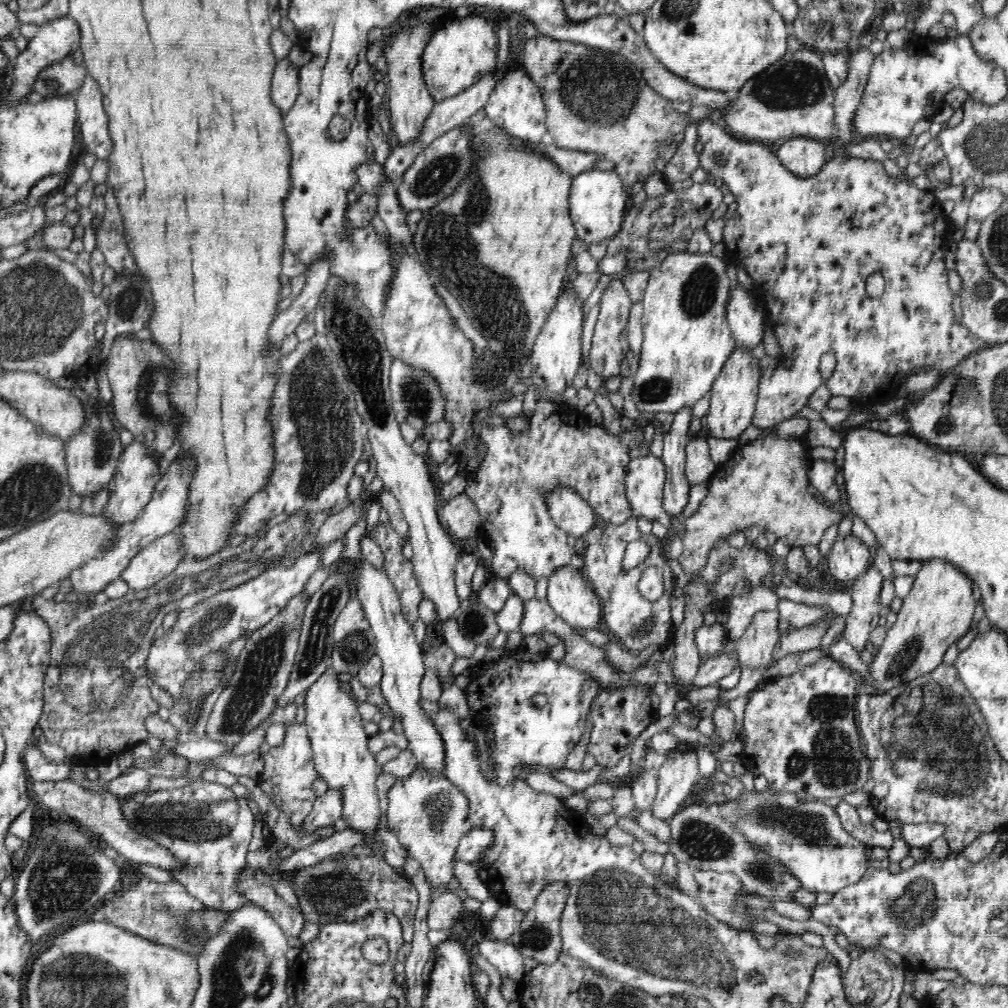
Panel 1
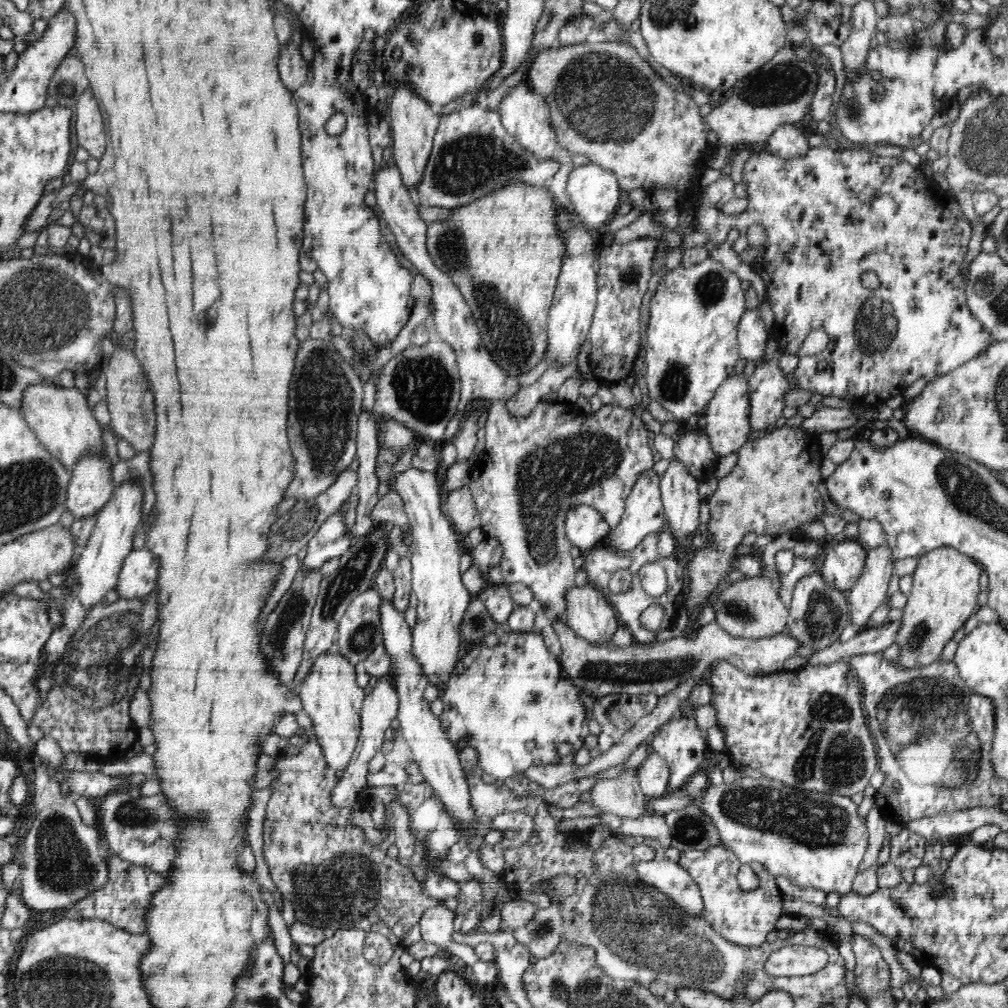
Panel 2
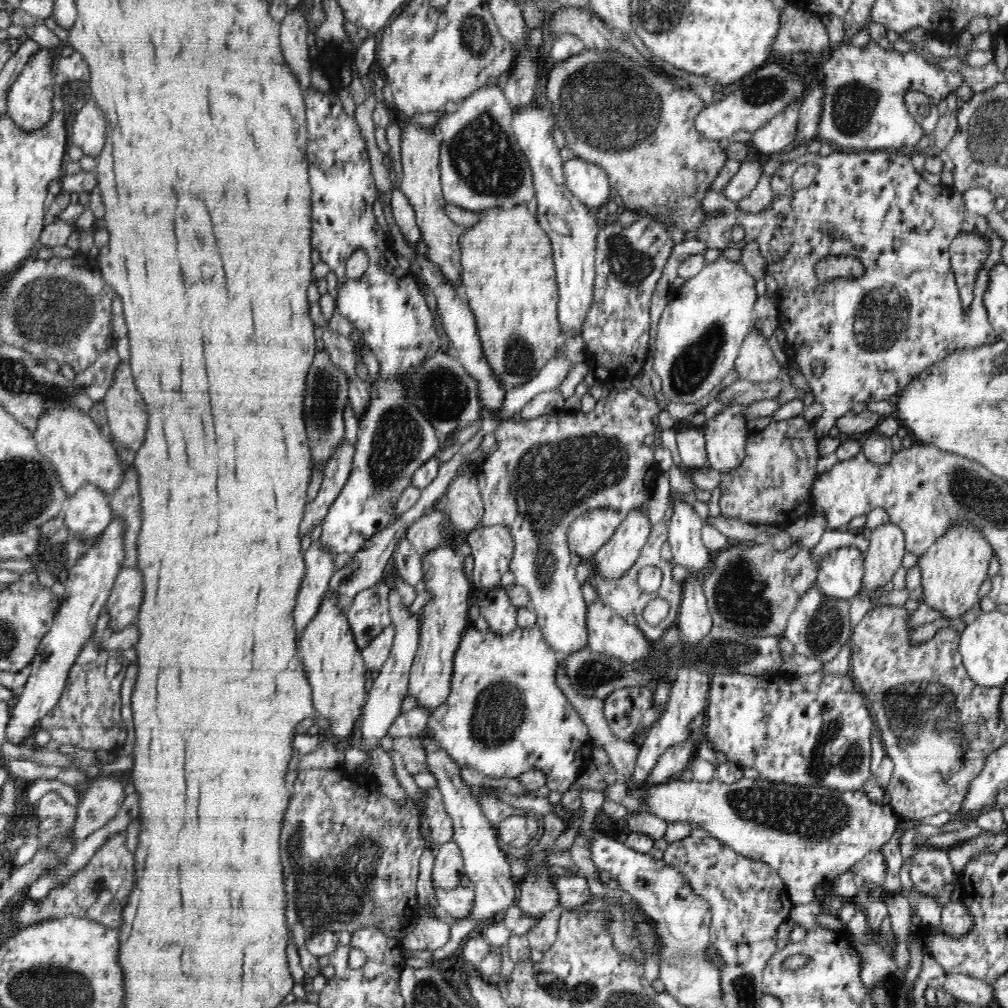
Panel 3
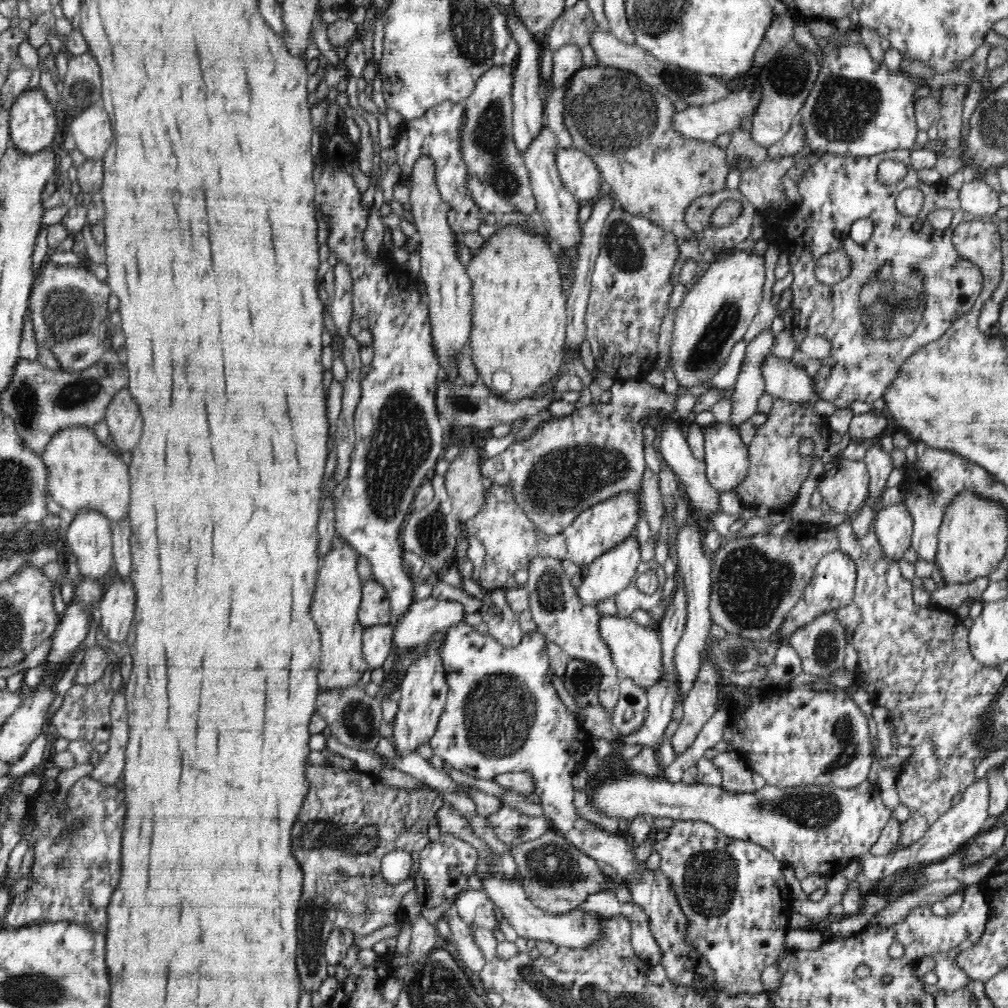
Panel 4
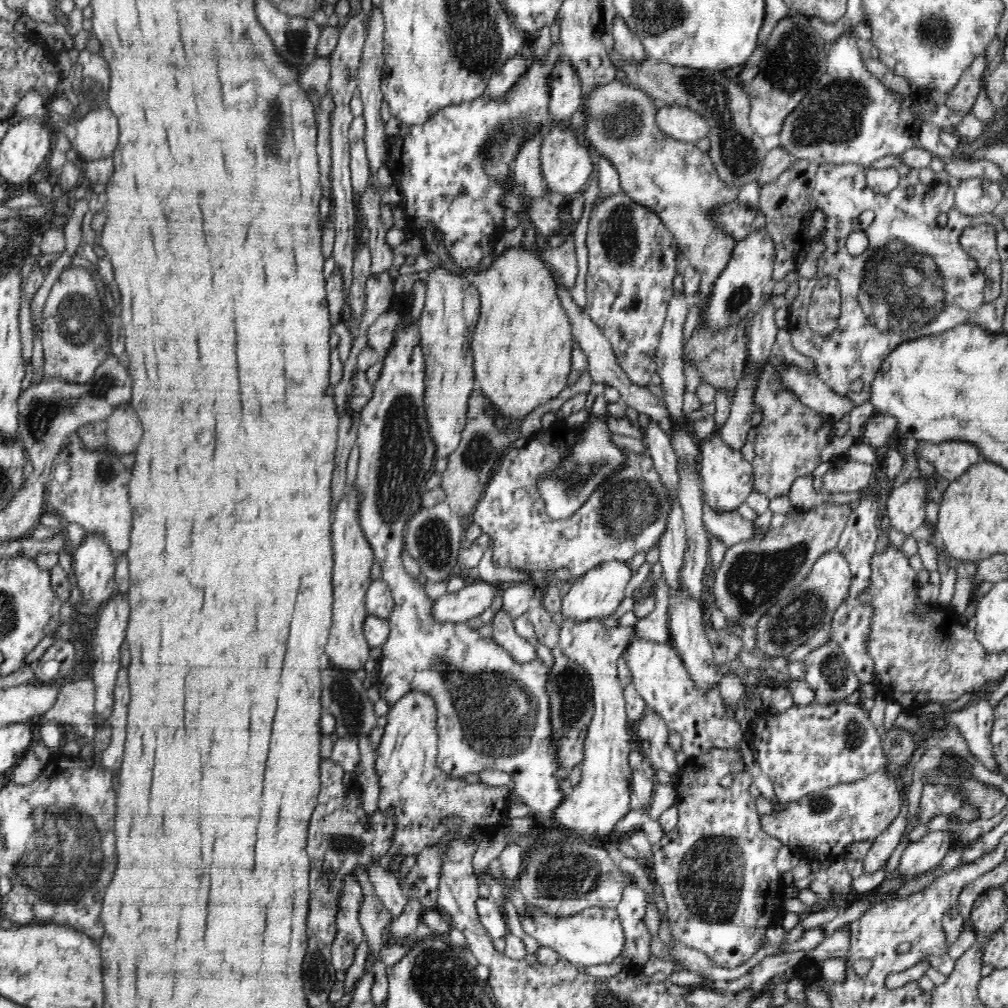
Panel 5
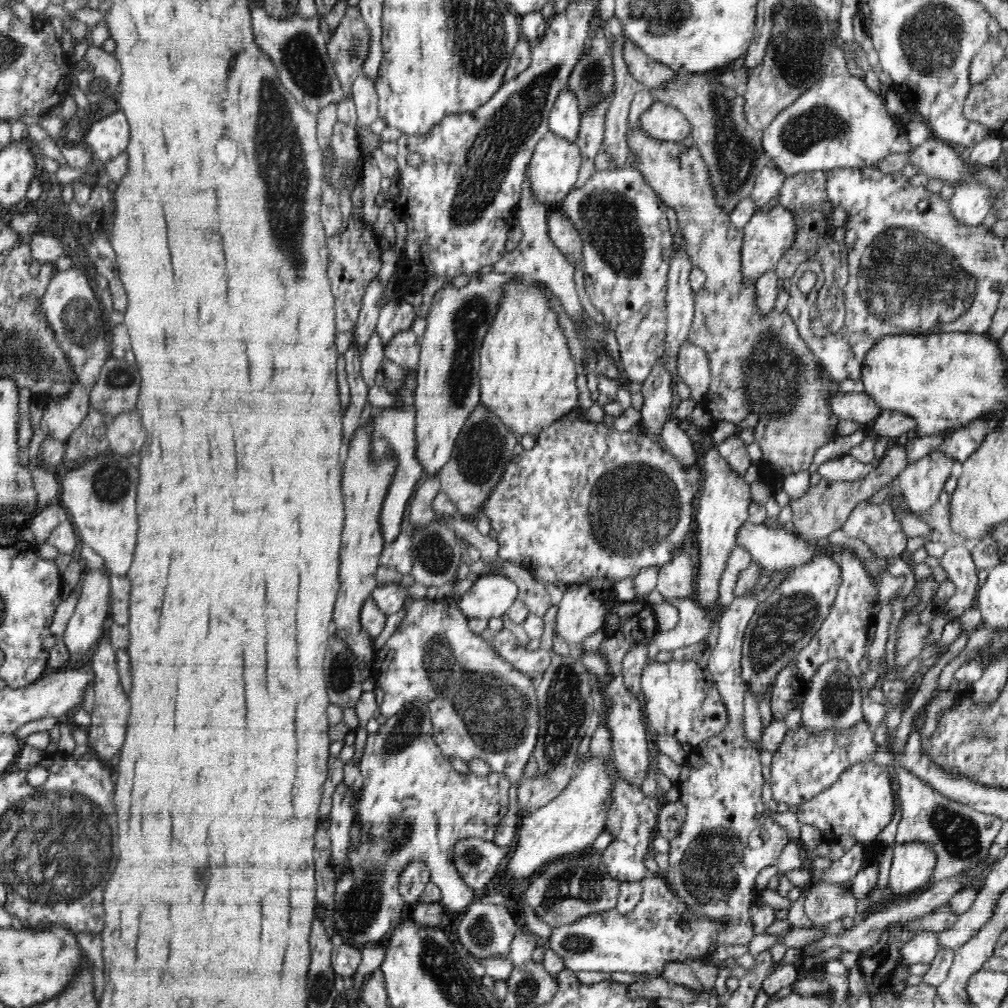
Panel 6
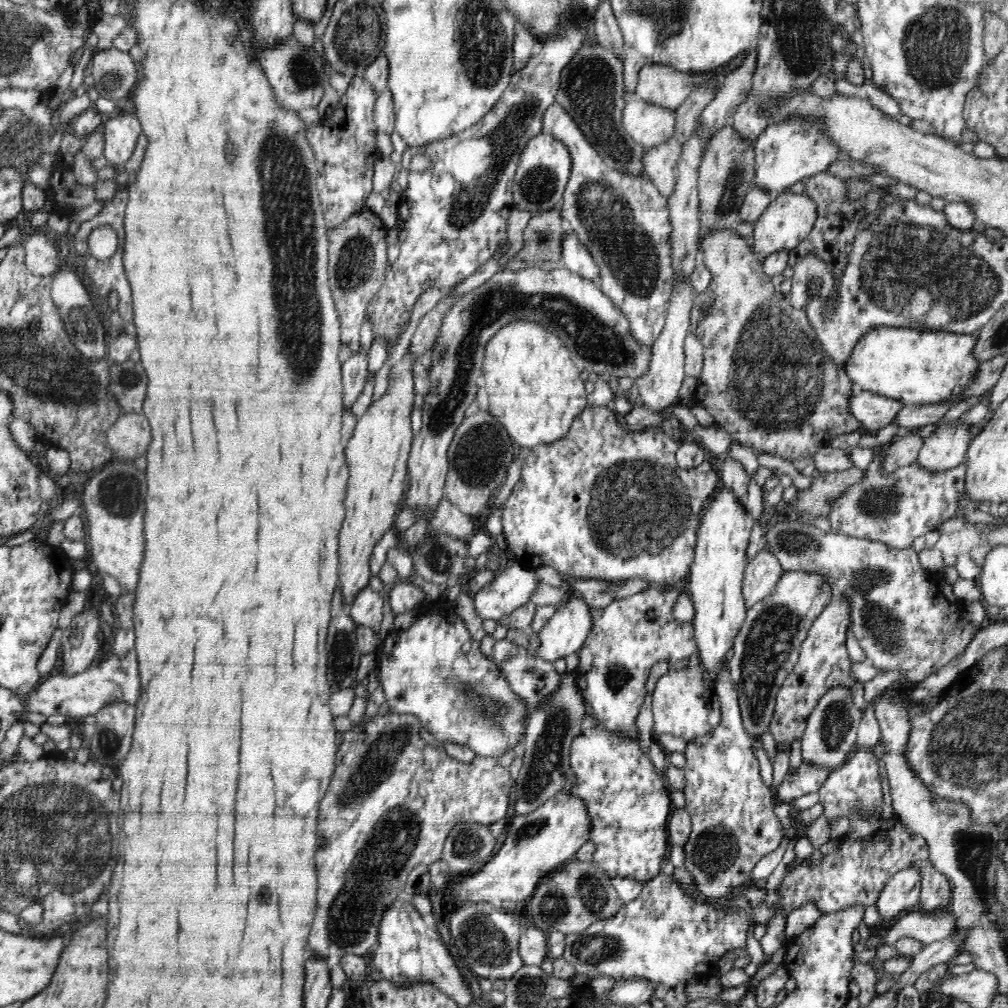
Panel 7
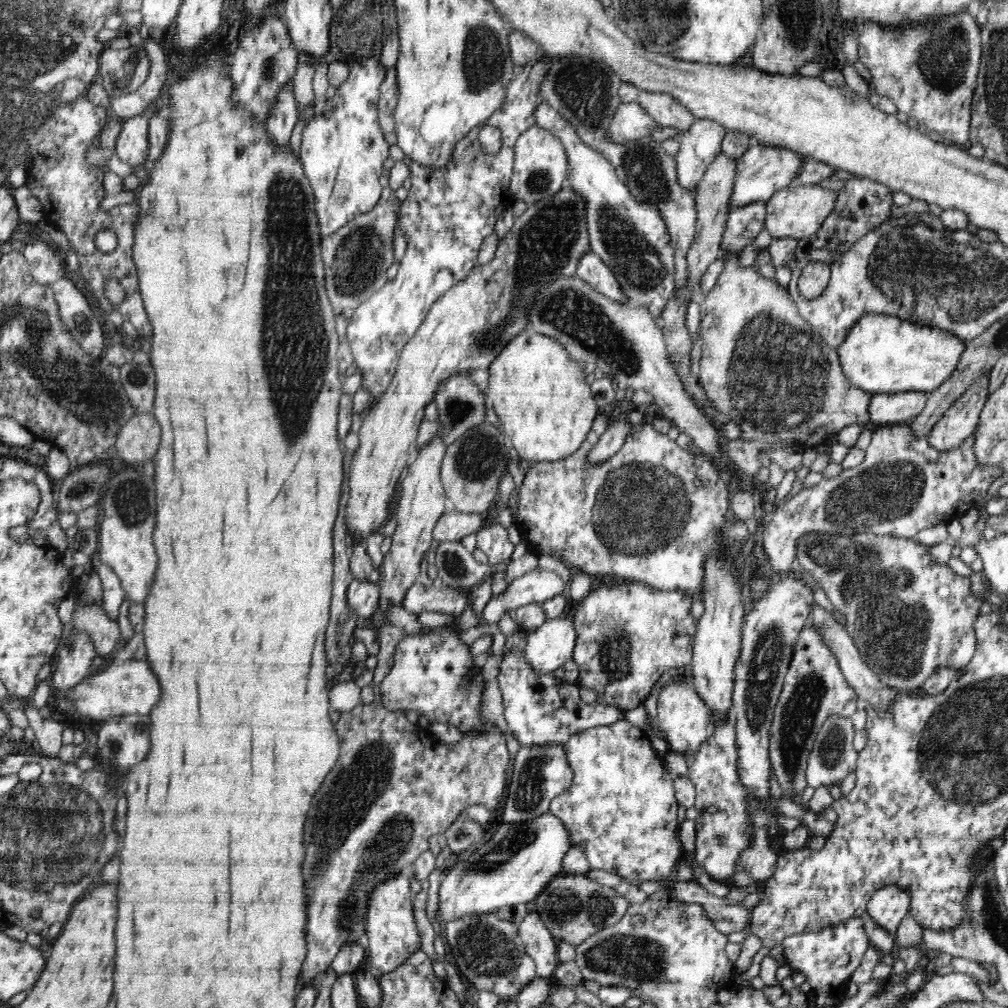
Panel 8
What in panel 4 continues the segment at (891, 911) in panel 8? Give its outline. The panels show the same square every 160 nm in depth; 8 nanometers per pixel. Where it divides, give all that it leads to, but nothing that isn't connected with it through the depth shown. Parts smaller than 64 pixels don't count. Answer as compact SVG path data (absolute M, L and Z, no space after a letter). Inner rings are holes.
M984 777L978 782L973 782L971 786L962 794L960 801L951 806L927 831L920 840L913 842L910 846L889 851L887 854L876 856L868 853L860 858L860 880L879 881L890 880L898 872L912 868L920 868L932 863L939 863L950 855L958 852L968 842L970 842L979 831L991 822L988 807L990 797L990 786L988 777Z

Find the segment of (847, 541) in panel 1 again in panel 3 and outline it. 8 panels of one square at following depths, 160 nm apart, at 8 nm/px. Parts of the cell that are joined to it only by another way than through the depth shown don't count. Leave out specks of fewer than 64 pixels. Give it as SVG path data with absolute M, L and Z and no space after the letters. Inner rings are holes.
M854 546L827 553L819 563L815 581L821 594L847 601L858 597L864 578L864 560L865 554Z

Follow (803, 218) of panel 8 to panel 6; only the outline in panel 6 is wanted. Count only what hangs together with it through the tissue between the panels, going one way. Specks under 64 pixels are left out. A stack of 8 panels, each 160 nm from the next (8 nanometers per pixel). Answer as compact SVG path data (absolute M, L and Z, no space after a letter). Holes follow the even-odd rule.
M779 204L765 213L755 212L743 228L741 246L741 278L743 282L755 284L756 280L770 269L774 269L782 255L788 250L795 239L795 216L792 211Z

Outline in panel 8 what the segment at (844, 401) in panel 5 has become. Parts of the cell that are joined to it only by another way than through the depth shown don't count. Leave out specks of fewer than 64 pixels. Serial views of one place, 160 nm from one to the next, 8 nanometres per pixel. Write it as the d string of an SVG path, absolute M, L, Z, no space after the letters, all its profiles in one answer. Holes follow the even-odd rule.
M926 392L872 394L867 406L870 426L908 423L924 410L927 398Z

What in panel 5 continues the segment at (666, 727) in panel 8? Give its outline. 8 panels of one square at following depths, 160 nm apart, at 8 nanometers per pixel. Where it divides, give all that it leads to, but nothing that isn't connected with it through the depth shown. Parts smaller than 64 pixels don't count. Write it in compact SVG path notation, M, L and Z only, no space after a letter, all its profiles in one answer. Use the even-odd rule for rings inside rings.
M634 630L623 652L635 689L646 703L646 712L656 711L670 731L680 733L682 751L692 759L710 748L738 748L743 733L739 721L725 714L718 683L712 690L701 692L695 687L687 668L672 643L659 644L641 638Z

